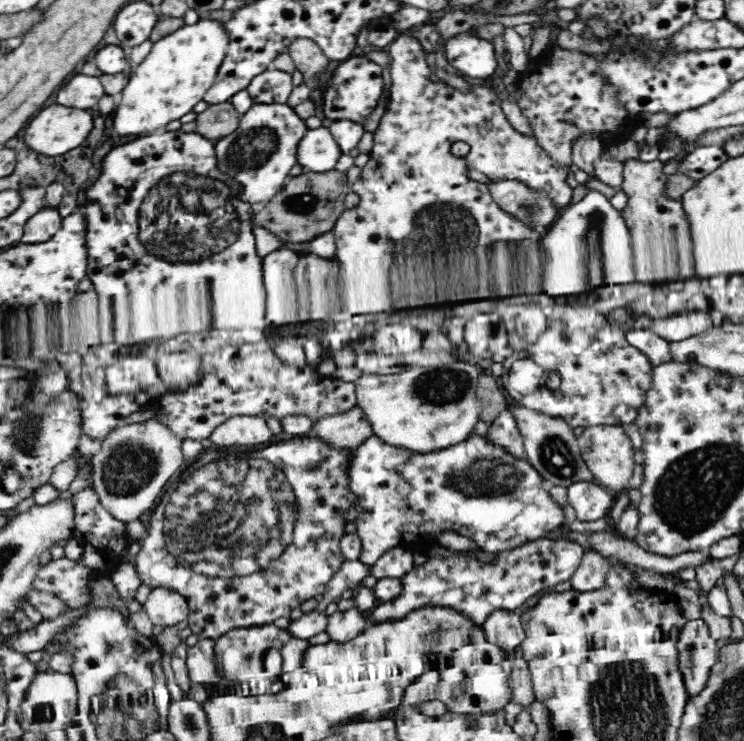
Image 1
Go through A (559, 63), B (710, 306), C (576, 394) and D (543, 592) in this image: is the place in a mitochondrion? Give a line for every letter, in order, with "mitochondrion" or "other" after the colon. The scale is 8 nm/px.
A: other
B: other
C: other
D: other

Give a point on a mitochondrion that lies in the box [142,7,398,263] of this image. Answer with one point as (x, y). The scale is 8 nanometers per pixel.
(251, 148)

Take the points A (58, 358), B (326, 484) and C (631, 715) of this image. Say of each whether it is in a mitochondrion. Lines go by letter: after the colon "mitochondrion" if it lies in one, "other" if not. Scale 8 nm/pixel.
A: other
B: other
C: mitochondrion

